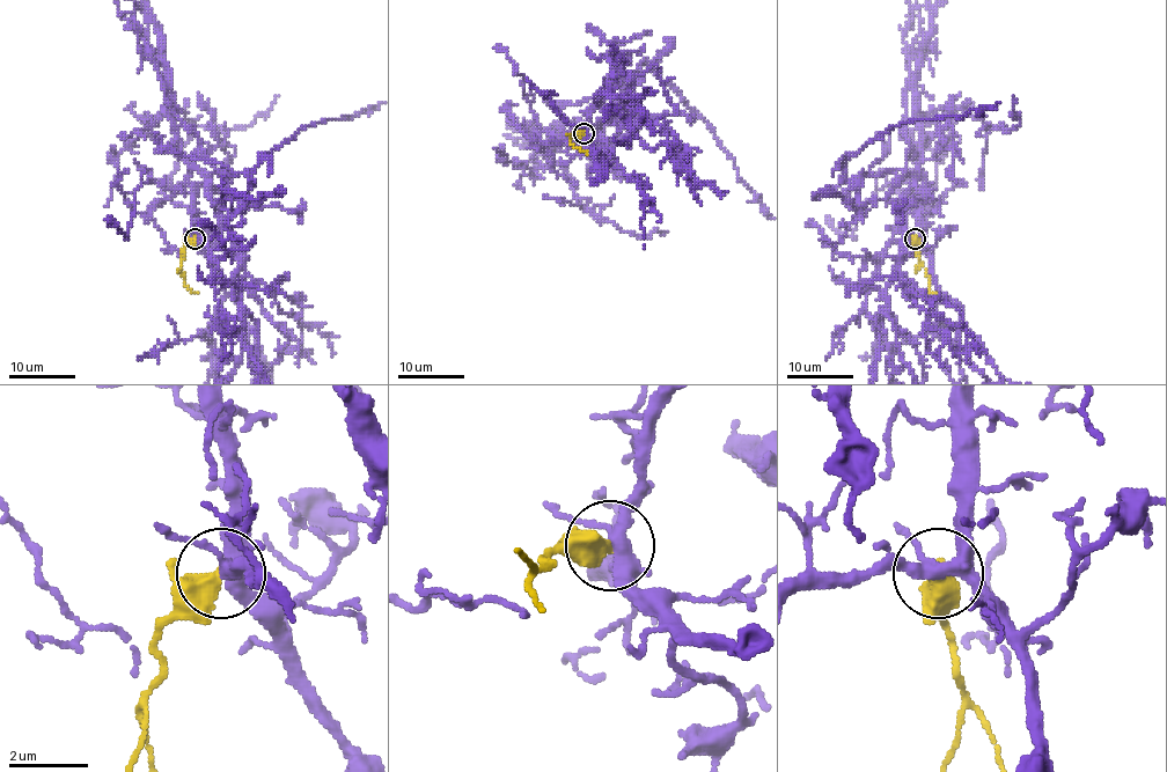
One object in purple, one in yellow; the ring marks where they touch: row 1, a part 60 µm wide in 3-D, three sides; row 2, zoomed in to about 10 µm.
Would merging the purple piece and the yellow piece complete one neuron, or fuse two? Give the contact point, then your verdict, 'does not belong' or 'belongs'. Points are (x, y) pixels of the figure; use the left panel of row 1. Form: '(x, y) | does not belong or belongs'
(195, 239) | belongs

